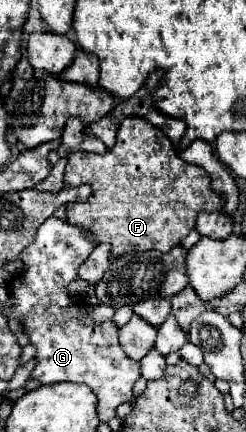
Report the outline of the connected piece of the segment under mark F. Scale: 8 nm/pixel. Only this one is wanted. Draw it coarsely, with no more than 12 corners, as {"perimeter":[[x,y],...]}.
{"perimeter":[[144,117],[104,155],[70,153],[92,185],[68,221],[114,257],[170,251],[220,211],[208,173]]}

